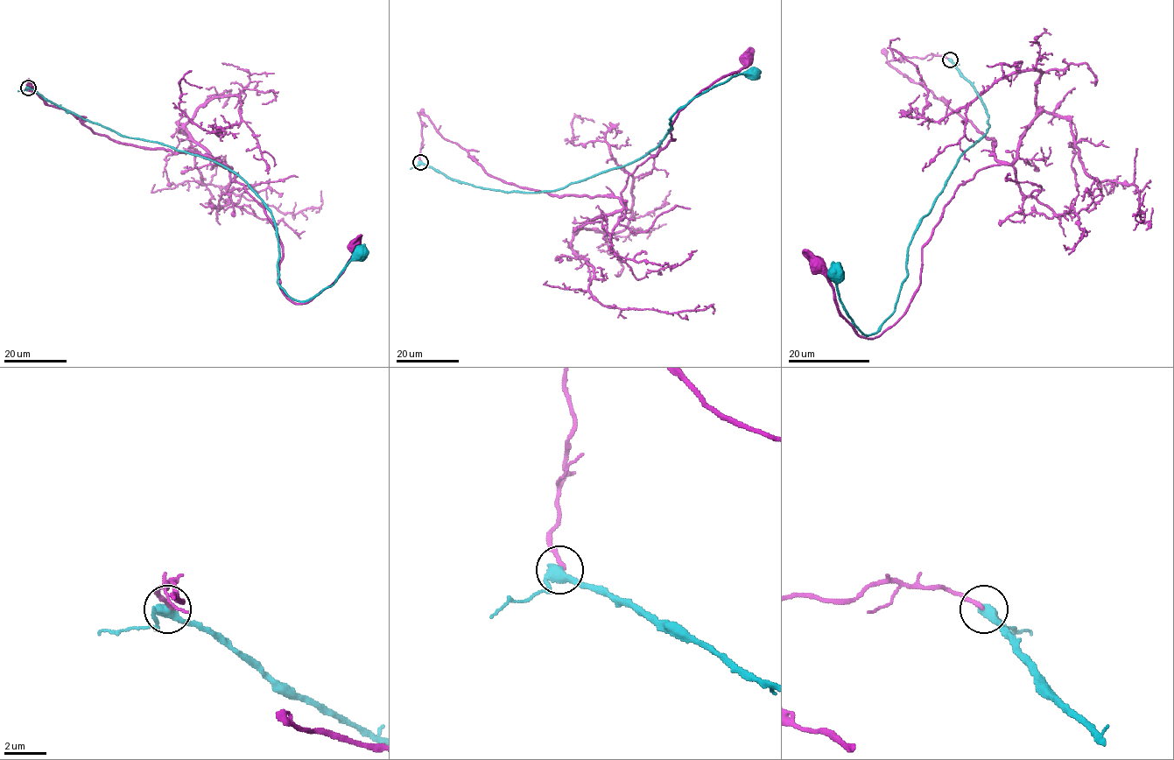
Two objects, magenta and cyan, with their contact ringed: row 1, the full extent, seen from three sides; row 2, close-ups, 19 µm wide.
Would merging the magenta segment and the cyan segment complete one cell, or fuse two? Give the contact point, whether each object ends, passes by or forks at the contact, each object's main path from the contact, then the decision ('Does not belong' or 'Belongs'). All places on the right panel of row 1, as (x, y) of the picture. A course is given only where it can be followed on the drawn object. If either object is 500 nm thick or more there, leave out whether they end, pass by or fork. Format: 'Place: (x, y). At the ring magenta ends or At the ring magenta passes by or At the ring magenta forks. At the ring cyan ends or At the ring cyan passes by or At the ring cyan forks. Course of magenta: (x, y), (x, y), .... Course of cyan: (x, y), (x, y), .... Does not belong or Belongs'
Place: (950, 59). At the ring magenta ends. At the ring cyan passes by. Course of magenta: (949, 59), (889, 63), (992, 138), (1001, 163), (945, 207), (907, 311), (862, 337), (818, 263). Course of cyan: (949, 59), (981, 100), (989, 124), (921, 221), (895, 311), (875, 334), (855, 326), (837, 273). Does not belong

